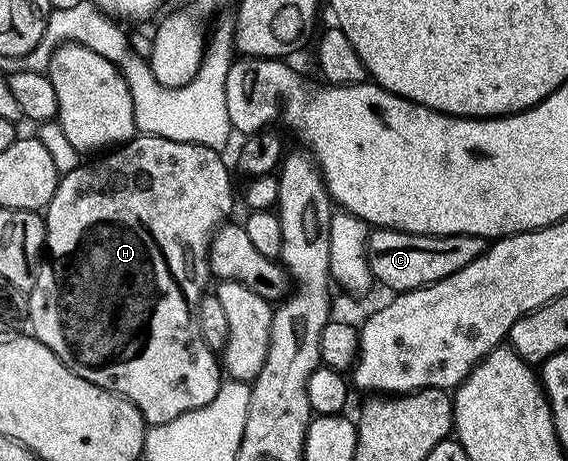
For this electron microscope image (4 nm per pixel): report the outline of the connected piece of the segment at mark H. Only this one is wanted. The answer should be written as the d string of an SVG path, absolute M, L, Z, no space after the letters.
M135 135L122 147L116 148L108 157L100 161L80 163L75 170L60 176L59 185L53 191L53 199L45 207L47 222L47 243L45 260L35 275L35 286L25 297L25 317L31 320L30 332L49 351L60 357L81 379L93 383L110 393L128 397L141 411L148 426L169 423L177 415L185 415L197 407L205 407L217 395L221 384L221 361L218 356L197 336L193 328L193 307L175 281L175 275L167 261L181 262L183 252L188 255L201 255L203 245L211 246L212 232L228 220L231 208L237 201L237 189L231 186L231 173L223 162L224 154L205 145L189 142L174 142L173 139Z

